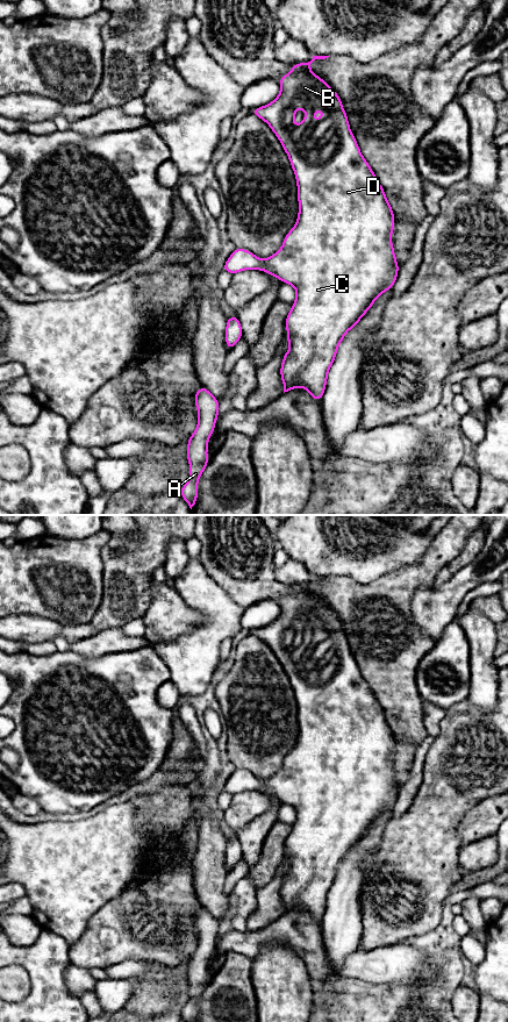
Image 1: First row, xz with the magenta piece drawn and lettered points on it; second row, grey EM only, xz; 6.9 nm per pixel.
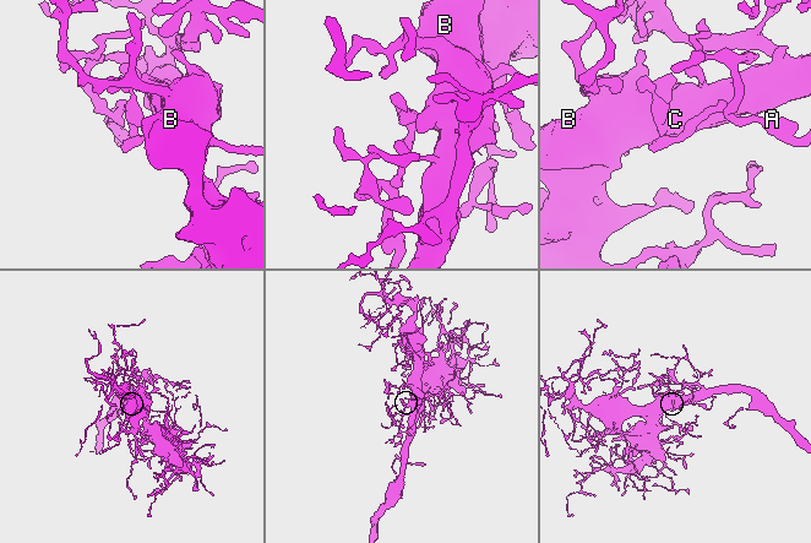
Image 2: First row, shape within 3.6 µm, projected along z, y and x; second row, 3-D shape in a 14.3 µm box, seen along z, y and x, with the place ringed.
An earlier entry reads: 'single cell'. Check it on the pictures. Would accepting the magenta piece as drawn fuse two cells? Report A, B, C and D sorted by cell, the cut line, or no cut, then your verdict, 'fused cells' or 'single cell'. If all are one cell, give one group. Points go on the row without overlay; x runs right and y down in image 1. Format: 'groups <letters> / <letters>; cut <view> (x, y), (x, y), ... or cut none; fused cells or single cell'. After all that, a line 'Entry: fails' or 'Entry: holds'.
groups A B C D; cut none; single cell
Entry: holds

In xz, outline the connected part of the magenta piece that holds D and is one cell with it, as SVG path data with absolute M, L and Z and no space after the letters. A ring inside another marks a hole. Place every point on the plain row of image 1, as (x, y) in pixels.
M313 577L308 584L291 586L292 593L280 598L279 616L272 623L251 631L270 646L289 679L298 706L299 735L295 746L285 757L281 769L271 778L259 780L251 772L236 769L221 789L231 795L243 791L262 791L295 809L296 820L285 844L289 870L284 876L280 896L284 914L301 908L317 922L324 915L329 889L344 857L360 842L377 819L394 807L399 793L391 762L394 734L385 712L360 673L338 615L310 592L310 585L315 580L328 578L330 577ZM298 628L308 636L300 646L294 646Z

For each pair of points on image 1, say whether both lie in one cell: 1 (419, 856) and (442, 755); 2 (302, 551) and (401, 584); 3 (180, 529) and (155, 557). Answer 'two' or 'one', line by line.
1: one
2: two
3: one

